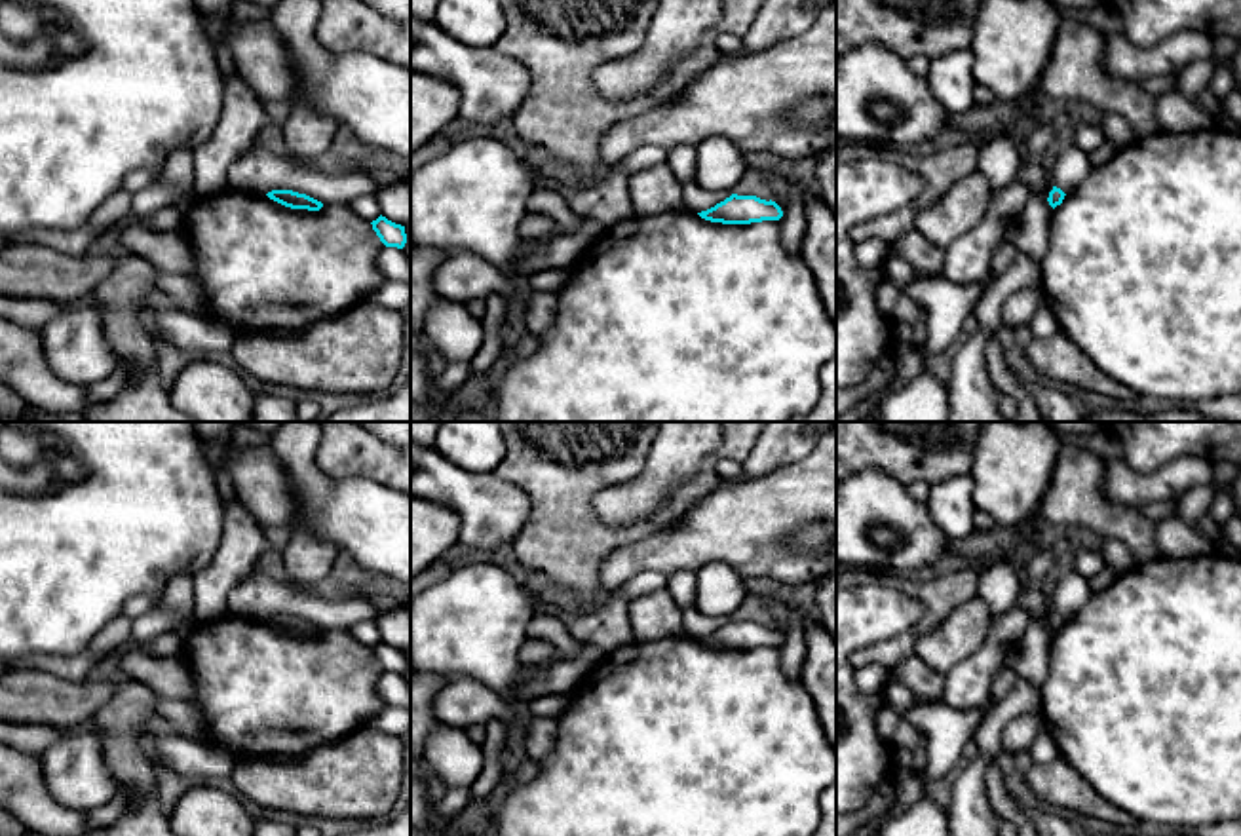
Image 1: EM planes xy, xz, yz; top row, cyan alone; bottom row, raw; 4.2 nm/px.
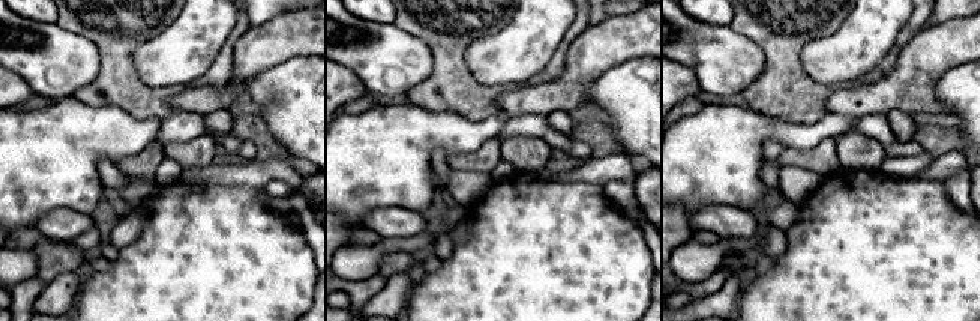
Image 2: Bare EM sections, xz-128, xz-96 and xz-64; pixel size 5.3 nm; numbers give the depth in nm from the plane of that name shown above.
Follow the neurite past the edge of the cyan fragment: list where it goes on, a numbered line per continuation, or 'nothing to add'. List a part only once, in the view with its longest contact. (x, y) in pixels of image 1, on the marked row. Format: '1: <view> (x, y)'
nothing to add

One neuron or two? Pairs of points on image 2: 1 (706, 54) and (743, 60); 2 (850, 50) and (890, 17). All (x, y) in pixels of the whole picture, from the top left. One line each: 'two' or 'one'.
1: one
2: one

